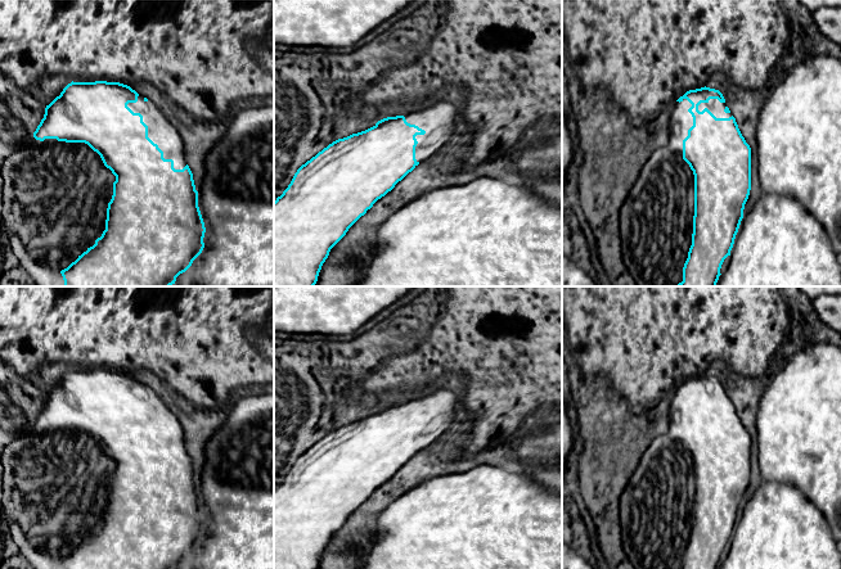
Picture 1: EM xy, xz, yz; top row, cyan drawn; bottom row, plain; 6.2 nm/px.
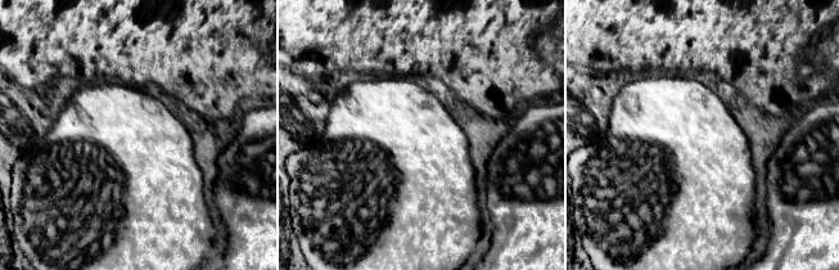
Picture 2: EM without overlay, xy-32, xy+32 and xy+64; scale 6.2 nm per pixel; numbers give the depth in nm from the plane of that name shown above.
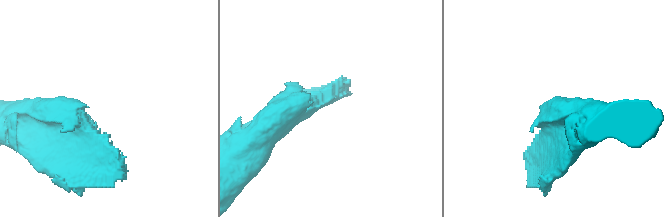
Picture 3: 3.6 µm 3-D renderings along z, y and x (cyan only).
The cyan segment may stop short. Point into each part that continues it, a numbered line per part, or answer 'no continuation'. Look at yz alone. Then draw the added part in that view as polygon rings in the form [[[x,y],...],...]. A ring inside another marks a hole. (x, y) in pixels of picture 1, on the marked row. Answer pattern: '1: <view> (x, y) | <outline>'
1: yz (656, 221) | [[[687,99],[675,101],[666,144],[655,148],[620,211],[622,259],[638,286],[678,286],[683,281],[683,267],[692,245],[694,216],[694,175],[683,159],[683,140],[693,126],[693,117],[688,112],[691,107]]]

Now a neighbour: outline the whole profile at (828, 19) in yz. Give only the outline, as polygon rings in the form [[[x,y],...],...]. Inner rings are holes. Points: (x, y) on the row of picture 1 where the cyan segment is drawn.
[[[841,6],[817,9],[813,19],[823,36],[841,46]]]

